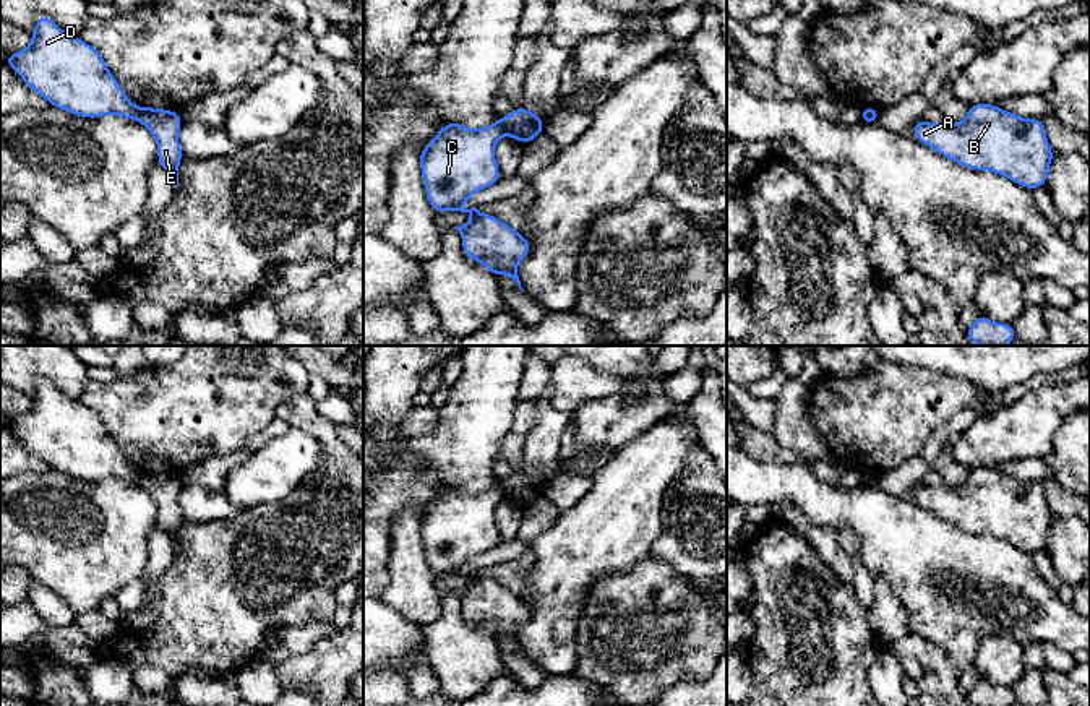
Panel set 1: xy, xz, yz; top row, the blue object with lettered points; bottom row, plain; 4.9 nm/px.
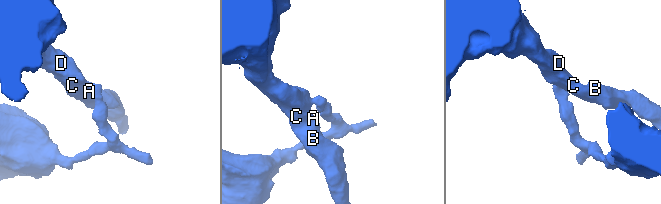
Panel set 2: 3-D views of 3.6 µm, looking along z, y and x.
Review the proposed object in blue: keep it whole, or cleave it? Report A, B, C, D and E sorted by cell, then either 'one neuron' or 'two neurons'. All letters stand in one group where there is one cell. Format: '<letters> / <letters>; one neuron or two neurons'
A B C D / E; two neurons

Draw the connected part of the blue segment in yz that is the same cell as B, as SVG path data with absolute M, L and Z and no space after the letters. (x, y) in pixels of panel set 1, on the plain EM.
M988 466L968 471L960 487L920 482L915 503L973 534L988 534L1035 553L1045 550L1054 516L1040 482L1023 482Z

